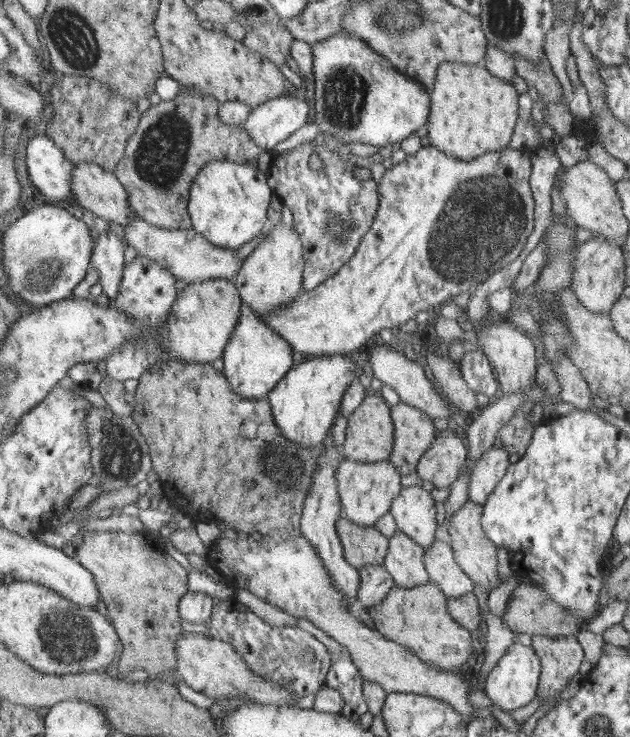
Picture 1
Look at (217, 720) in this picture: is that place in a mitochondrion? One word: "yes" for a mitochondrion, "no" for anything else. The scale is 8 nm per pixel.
no

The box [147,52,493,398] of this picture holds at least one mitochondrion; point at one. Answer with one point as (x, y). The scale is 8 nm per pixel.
(337, 227)

